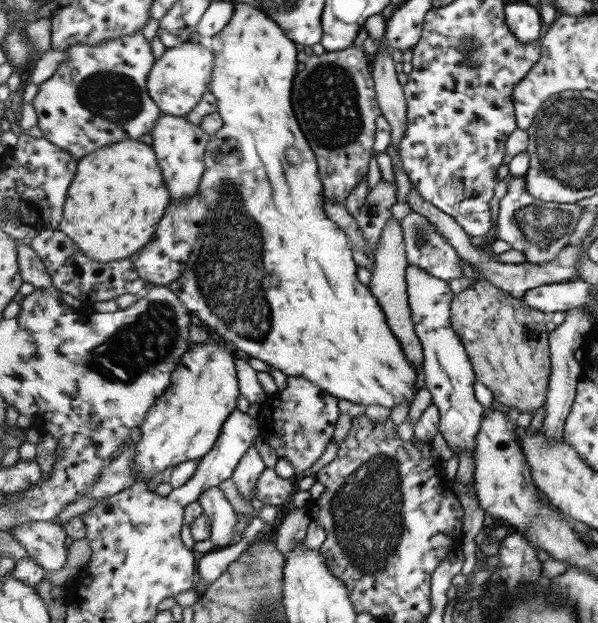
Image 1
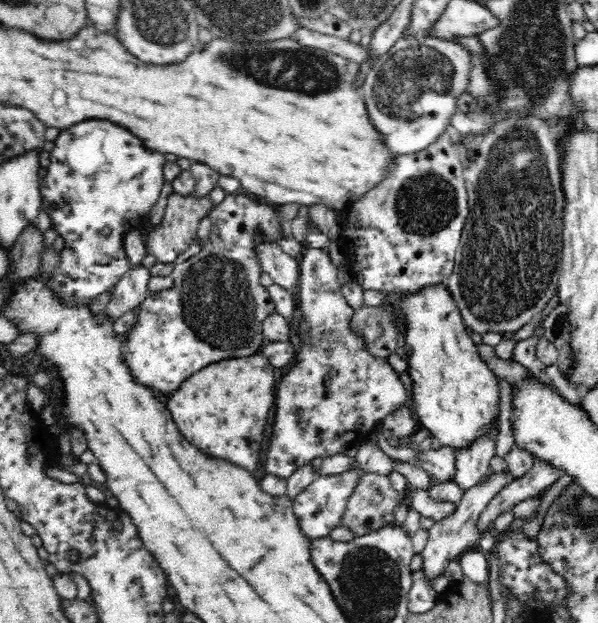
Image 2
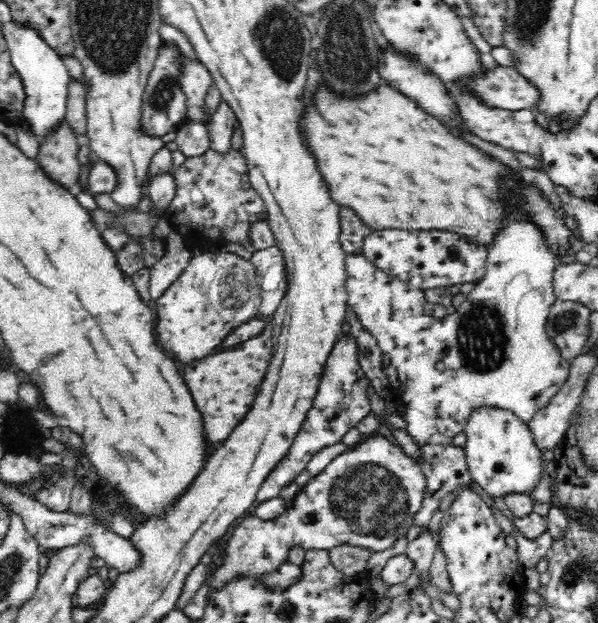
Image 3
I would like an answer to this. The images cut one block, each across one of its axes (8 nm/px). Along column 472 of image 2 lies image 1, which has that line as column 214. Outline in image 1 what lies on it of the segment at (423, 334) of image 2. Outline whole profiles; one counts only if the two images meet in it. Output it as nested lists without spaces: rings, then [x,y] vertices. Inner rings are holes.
[[[212,334],[207,343],[191,346],[182,356],[172,376],[172,386],[158,399],[140,426],[142,437],[136,443],[134,456],[134,470],[139,481],[148,482],[159,472],[168,473],[183,462],[199,461],[213,450],[242,394],[235,366],[240,355],[242,353],[233,346]]]

